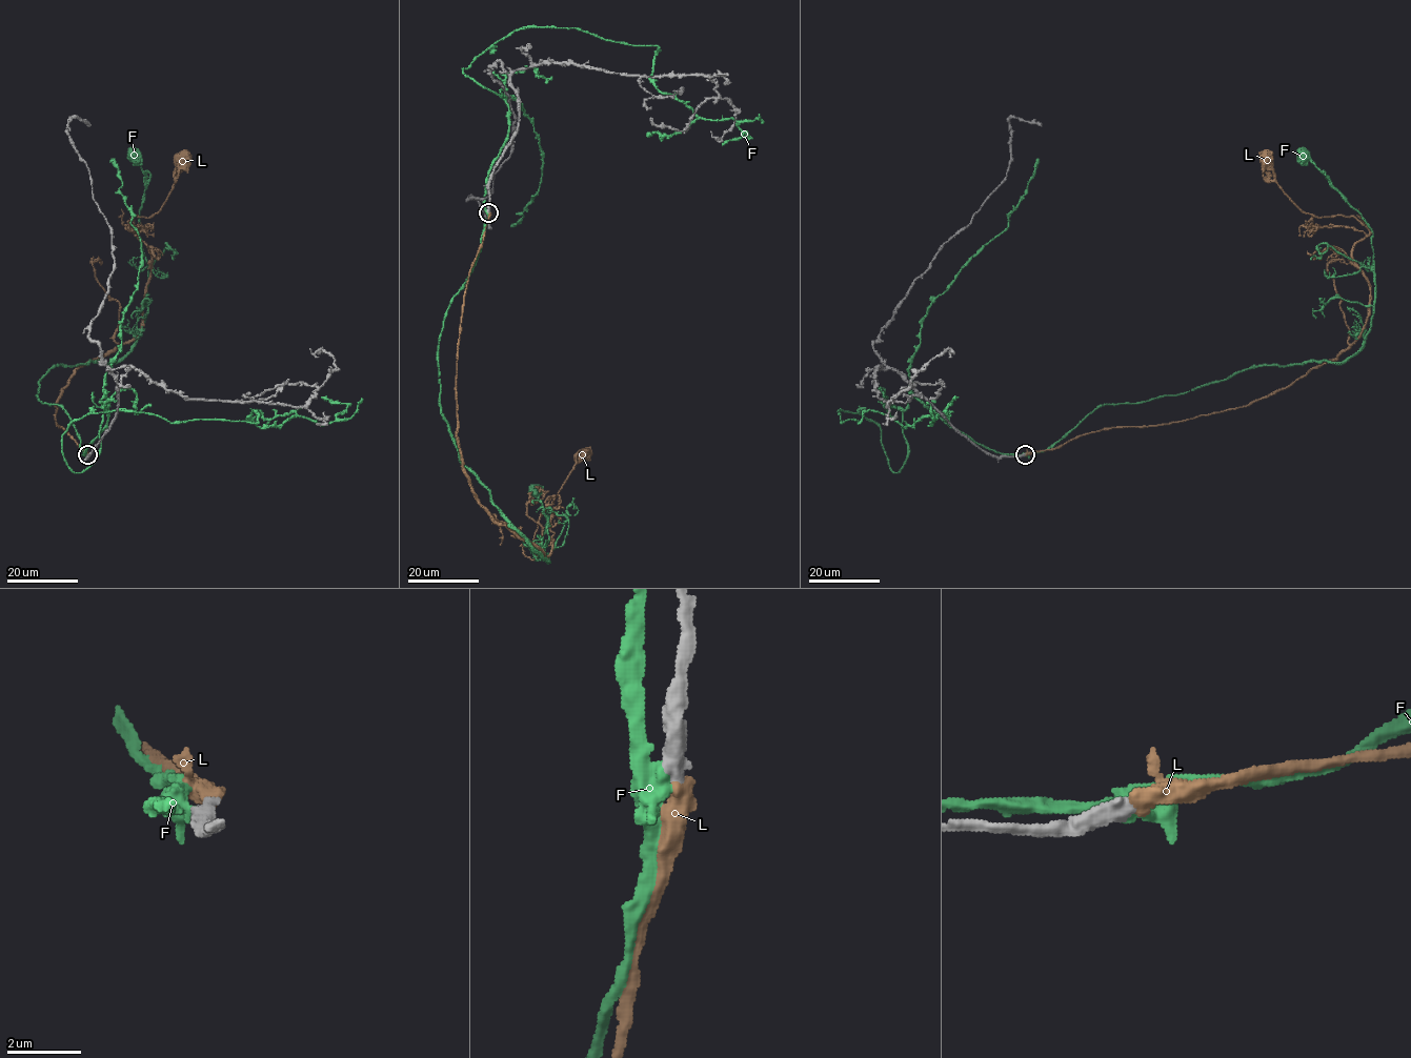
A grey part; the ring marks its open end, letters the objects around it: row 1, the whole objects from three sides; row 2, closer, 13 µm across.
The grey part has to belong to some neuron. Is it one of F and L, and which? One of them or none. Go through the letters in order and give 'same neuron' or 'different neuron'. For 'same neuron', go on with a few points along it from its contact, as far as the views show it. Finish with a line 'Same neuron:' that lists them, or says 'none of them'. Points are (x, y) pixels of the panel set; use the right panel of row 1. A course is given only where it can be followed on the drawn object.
F: different neuron
L: same neuron | via (1025, 454), (1246, 406), (1359, 336), (1370, 286), (1352, 252), (1369, 230), (1303, 211), (1268, 159)
Same neuron: L

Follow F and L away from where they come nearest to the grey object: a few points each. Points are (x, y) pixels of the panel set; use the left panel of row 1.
F: (87, 455), (39, 382), (117, 362), (140, 331), (149, 174), (133, 156)
L: (88, 454), (57, 424), (56, 402), (78, 368), (140, 328), (152, 252), (133, 216), (157, 211), (180, 159)

